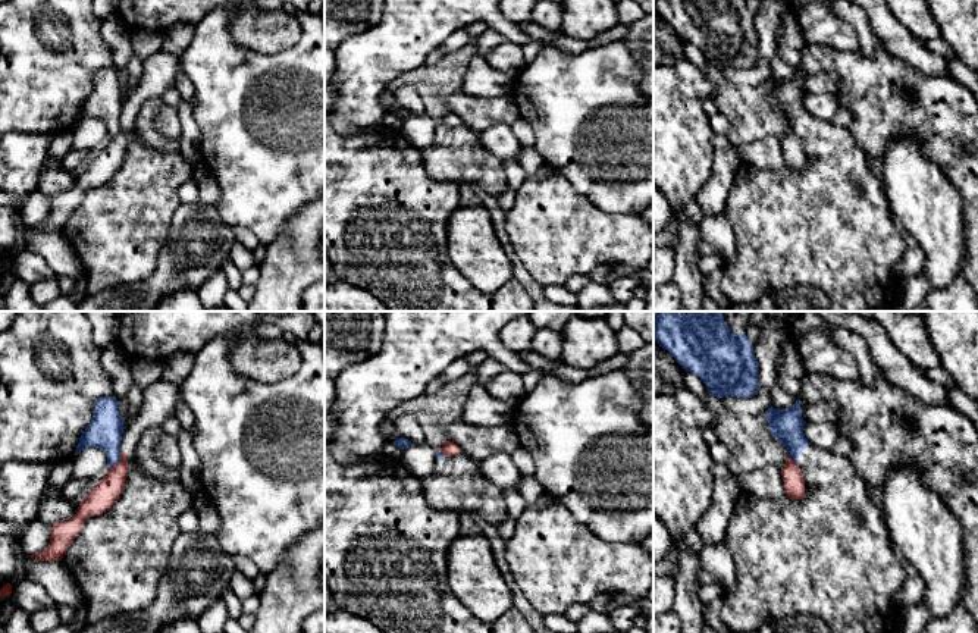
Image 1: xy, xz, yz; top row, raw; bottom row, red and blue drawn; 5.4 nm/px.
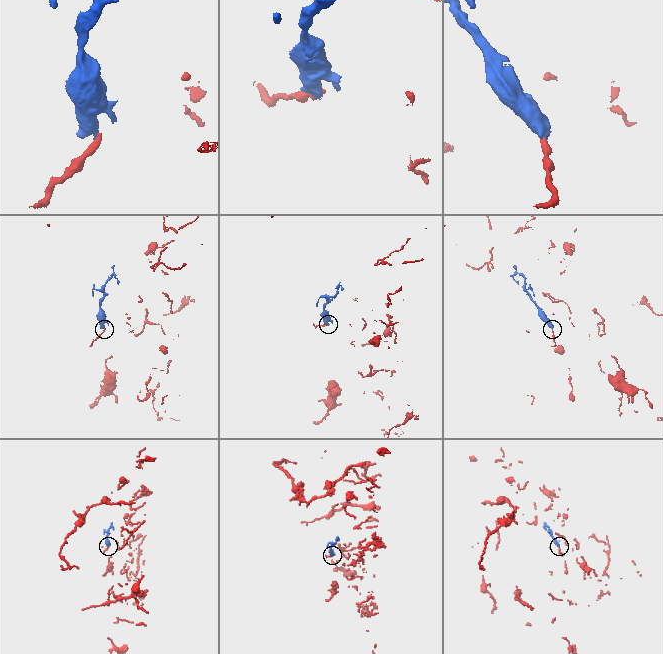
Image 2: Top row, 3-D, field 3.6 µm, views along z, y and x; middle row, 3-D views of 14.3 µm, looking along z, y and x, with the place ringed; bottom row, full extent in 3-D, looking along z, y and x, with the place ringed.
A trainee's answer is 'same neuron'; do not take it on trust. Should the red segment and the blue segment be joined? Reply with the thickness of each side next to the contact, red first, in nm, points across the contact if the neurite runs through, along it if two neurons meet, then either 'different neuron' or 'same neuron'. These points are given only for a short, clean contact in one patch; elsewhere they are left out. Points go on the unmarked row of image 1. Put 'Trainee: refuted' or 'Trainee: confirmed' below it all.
140/190 nm | along xy (121, 122), (121, 129), (109, 140) | different neuron
Trainee: refuted

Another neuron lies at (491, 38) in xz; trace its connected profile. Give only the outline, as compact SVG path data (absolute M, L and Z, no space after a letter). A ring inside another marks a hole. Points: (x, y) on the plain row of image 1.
M488 28L482 32L476 40L477 54L485 57L486 53L498 47L499 44L505 43L505 37L498 31Z

